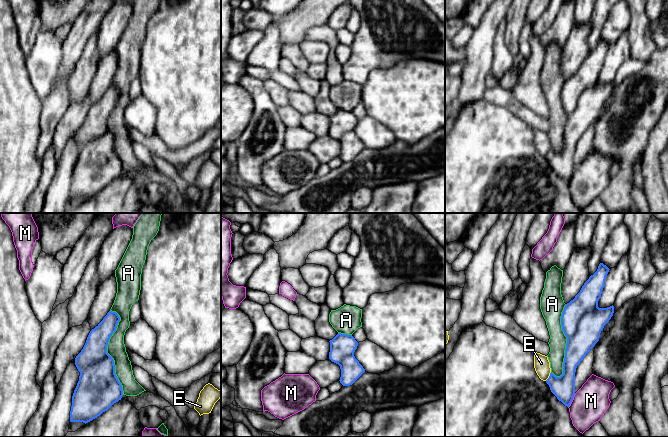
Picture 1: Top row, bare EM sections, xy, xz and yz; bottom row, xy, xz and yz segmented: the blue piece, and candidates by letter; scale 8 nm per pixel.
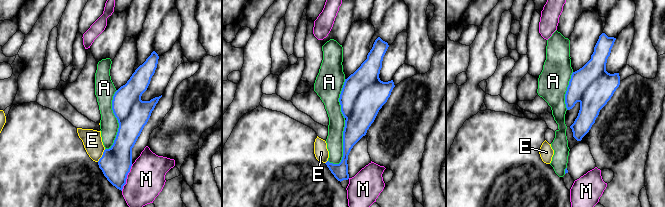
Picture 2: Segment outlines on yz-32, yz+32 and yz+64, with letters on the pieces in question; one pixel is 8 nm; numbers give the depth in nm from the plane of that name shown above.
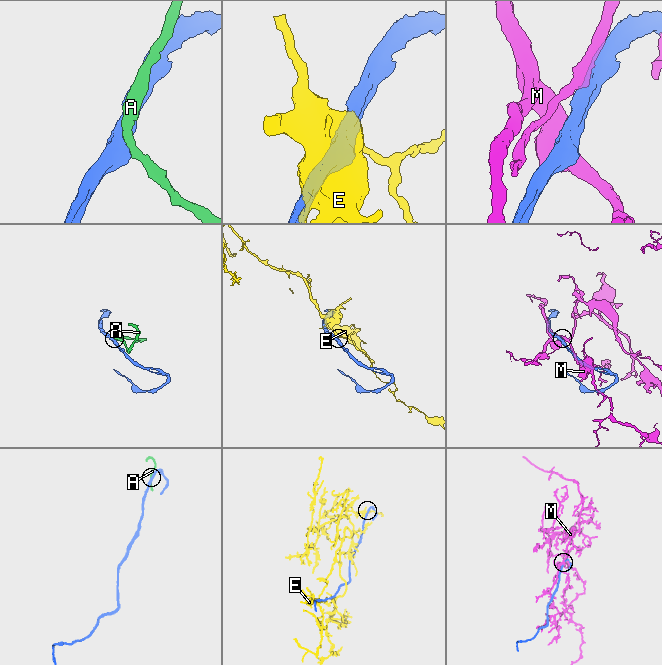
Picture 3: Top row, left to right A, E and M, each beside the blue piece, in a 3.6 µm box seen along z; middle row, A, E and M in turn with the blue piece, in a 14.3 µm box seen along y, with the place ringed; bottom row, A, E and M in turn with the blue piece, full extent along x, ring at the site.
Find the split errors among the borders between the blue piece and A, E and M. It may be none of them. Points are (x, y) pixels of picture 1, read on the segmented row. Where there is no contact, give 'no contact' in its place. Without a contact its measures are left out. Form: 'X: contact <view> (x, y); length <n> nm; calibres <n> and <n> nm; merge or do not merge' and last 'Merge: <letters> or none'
A: contact xy (106, 351); length 700 nm; calibres 300 and 150 nm; do not merge
E: contact yz (549, 376); length 90 nm; calibres 190 and 130 nm; do not merge
M: contact yz (572, 399); length 130 nm; calibres 190 and 280 nm; do not merge
Merge: none

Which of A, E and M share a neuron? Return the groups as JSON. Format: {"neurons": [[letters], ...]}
{"neurons": [["A"], ["E"], ["M"]]}

